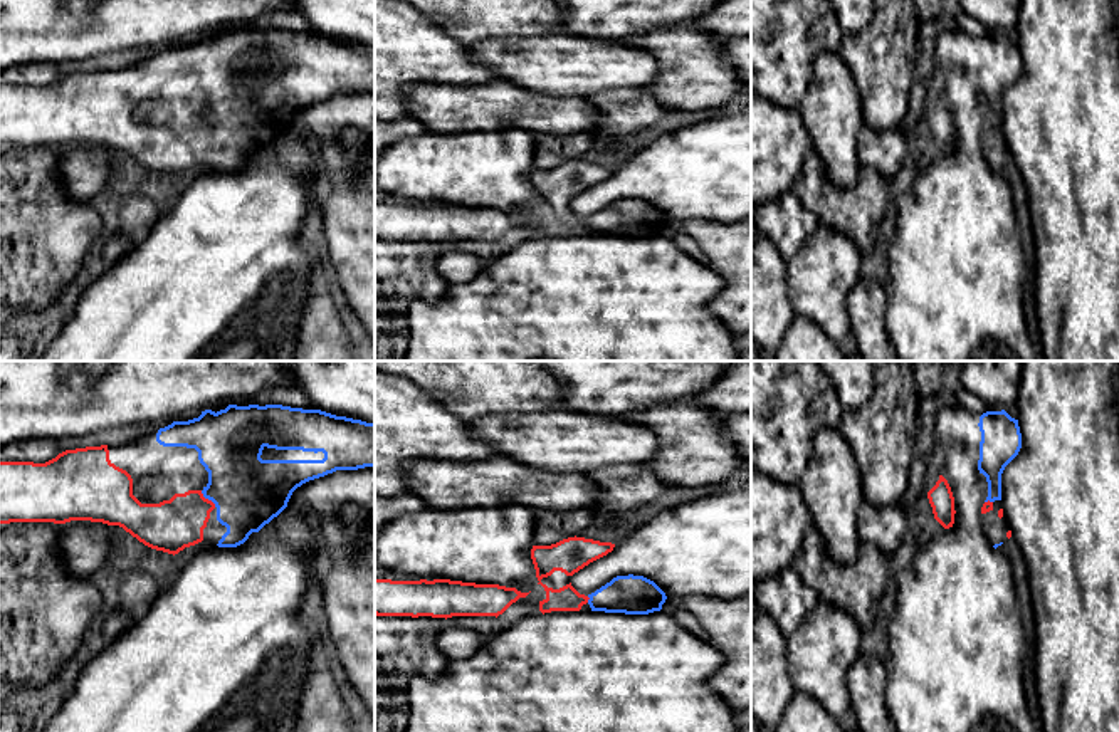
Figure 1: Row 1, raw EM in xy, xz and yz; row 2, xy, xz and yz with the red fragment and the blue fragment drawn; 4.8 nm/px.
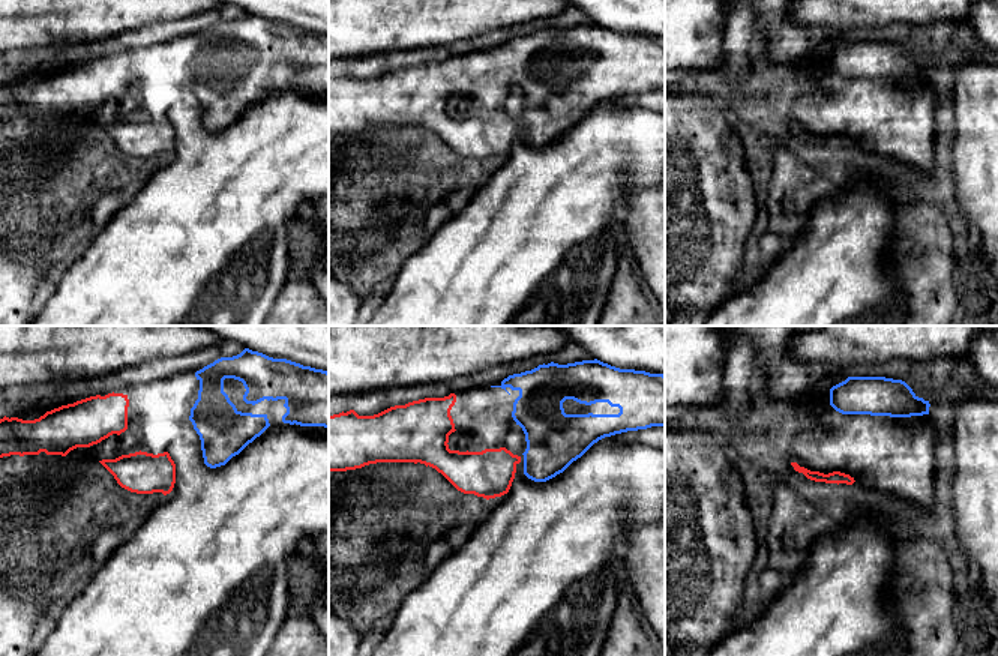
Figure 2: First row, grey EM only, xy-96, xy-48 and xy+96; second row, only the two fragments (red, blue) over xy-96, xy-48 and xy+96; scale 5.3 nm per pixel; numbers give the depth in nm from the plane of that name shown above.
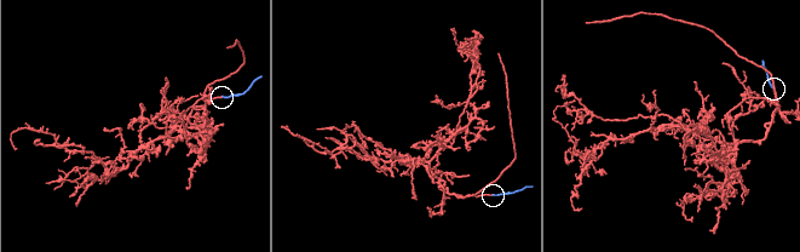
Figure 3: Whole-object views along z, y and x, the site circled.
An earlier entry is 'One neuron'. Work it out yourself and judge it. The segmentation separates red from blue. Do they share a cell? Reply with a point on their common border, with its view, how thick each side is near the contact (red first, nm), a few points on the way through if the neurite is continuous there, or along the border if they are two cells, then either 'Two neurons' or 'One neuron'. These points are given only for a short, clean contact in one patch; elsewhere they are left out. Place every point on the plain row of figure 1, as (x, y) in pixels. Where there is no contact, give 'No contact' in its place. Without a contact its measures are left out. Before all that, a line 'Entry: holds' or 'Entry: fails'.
Entry: holds
Touches red at xy (207, 123). Thickness 260 nm (red) against 340 nm. One neuron

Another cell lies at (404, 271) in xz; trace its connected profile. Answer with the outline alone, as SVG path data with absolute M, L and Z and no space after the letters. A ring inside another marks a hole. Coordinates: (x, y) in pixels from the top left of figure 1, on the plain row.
M375 238L375 361L403 361L408 349L405 309L413 299L439 301L449 282L437 264L445 242Z

